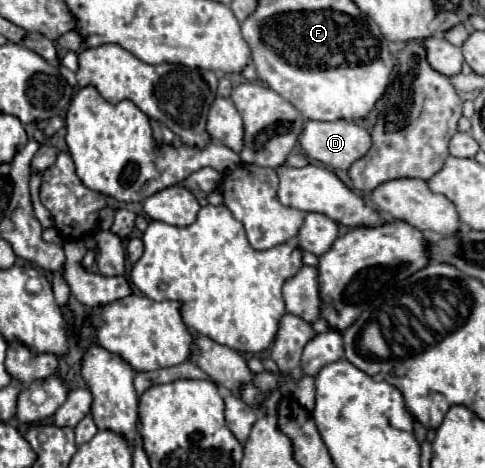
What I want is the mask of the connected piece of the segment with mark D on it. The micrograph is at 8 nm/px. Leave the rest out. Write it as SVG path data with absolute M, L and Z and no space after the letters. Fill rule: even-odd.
M306 121L302 137L300 137L300 145L310 159L316 159L324 165L346 171L350 169L354 161L362 159L370 151L372 137L364 127L352 121L332 121L332 123L330 121Z

